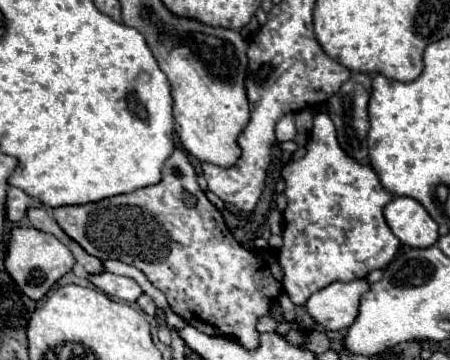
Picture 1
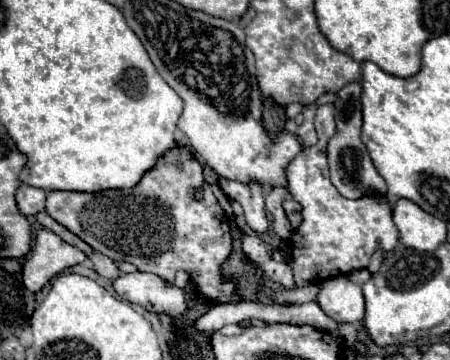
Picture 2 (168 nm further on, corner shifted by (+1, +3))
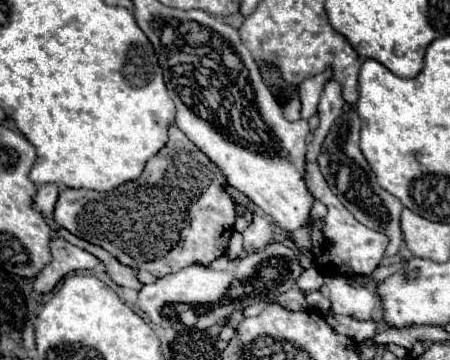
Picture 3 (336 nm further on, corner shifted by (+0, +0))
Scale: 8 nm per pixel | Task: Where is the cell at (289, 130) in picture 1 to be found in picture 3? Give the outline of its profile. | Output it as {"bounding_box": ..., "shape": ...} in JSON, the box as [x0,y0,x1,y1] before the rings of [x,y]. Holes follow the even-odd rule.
{"bounding_box":[299,71,331,119],"shape":[[[325,71],[317,77],[311,77],[299,85],[299,101],[301,101],[301,117],[309,119],[311,115],[317,113],[317,103],[319,95],[325,87],[325,81],[331,77],[331,71]]]}

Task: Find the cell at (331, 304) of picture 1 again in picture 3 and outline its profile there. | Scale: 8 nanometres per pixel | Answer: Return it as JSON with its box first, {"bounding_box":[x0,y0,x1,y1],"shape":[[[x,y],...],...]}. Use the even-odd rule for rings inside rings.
{"bounding_box":[325,275,377,321],"shape":[[[327,275],[325,287],[329,291],[331,311],[337,315],[349,315],[357,321],[367,321],[373,315],[373,307],[377,305],[377,297],[365,289],[349,285],[341,275]]]}

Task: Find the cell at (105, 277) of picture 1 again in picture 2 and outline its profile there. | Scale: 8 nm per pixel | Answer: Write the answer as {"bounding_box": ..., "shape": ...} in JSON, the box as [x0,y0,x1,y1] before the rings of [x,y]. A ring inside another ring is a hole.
{"bounding_box":[114,272,188,318],"shape":[[[134,272],[134,274],[122,274],[114,280],[114,290],[120,298],[142,306],[148,312],[154,314],[166,314],[170,318],[188,314],[186,294],[182,288],[166,284],[156,274],[146,272]]]}

